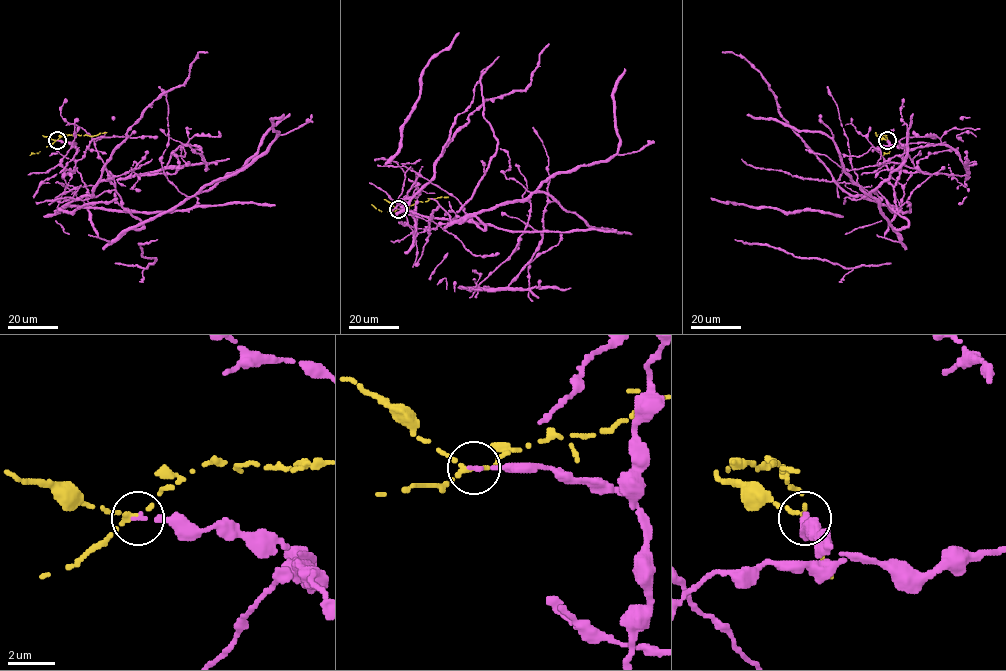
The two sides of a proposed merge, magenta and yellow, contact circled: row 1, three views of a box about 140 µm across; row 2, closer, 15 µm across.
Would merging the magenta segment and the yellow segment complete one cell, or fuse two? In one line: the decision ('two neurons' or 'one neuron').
two neurons

